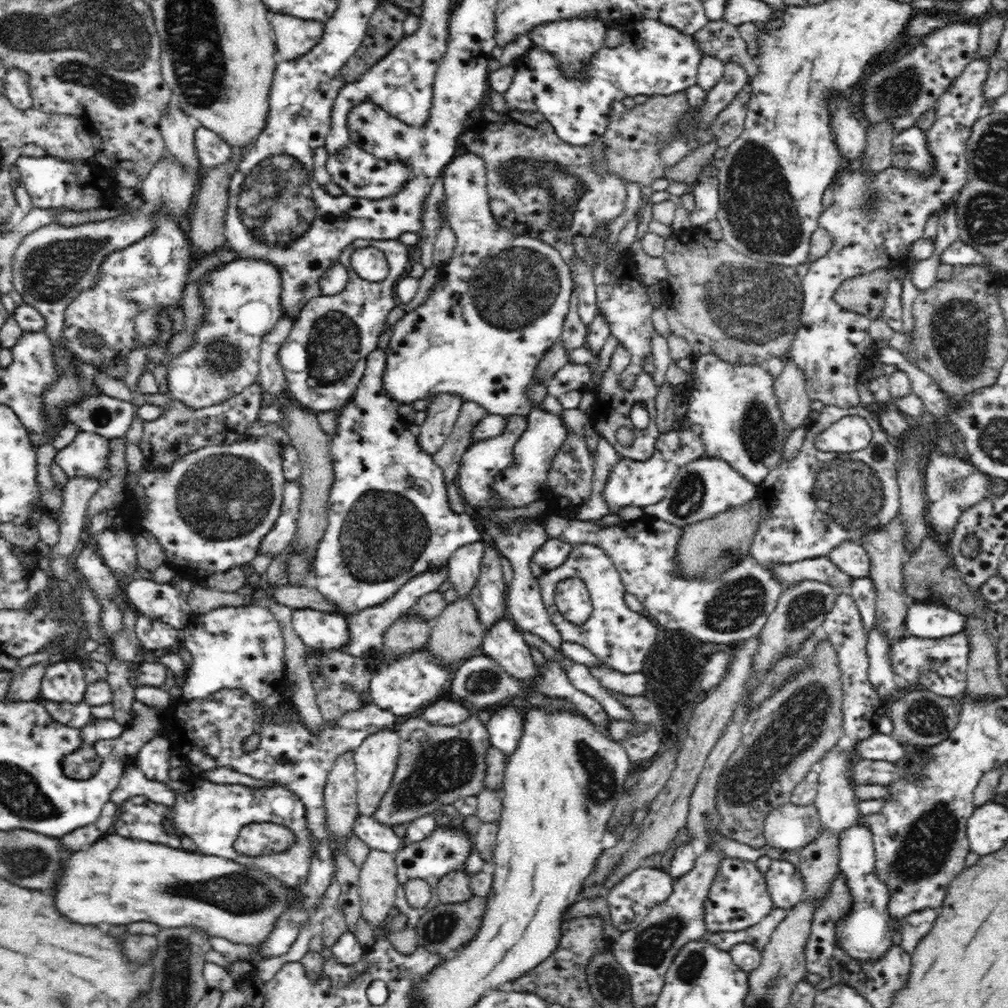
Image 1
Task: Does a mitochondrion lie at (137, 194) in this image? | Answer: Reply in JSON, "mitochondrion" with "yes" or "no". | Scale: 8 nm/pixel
{"mitochondrion":"no"}

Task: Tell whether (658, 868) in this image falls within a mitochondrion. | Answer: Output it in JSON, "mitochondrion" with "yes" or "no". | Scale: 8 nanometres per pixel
{"mitochondrion":"no"}

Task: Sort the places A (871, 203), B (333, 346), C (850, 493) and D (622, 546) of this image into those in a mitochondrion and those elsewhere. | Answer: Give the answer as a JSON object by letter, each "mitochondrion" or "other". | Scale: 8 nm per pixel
{"A":"mitochondrion","B":"mitochondrion","C":"mitochondrion","D":"other"}

